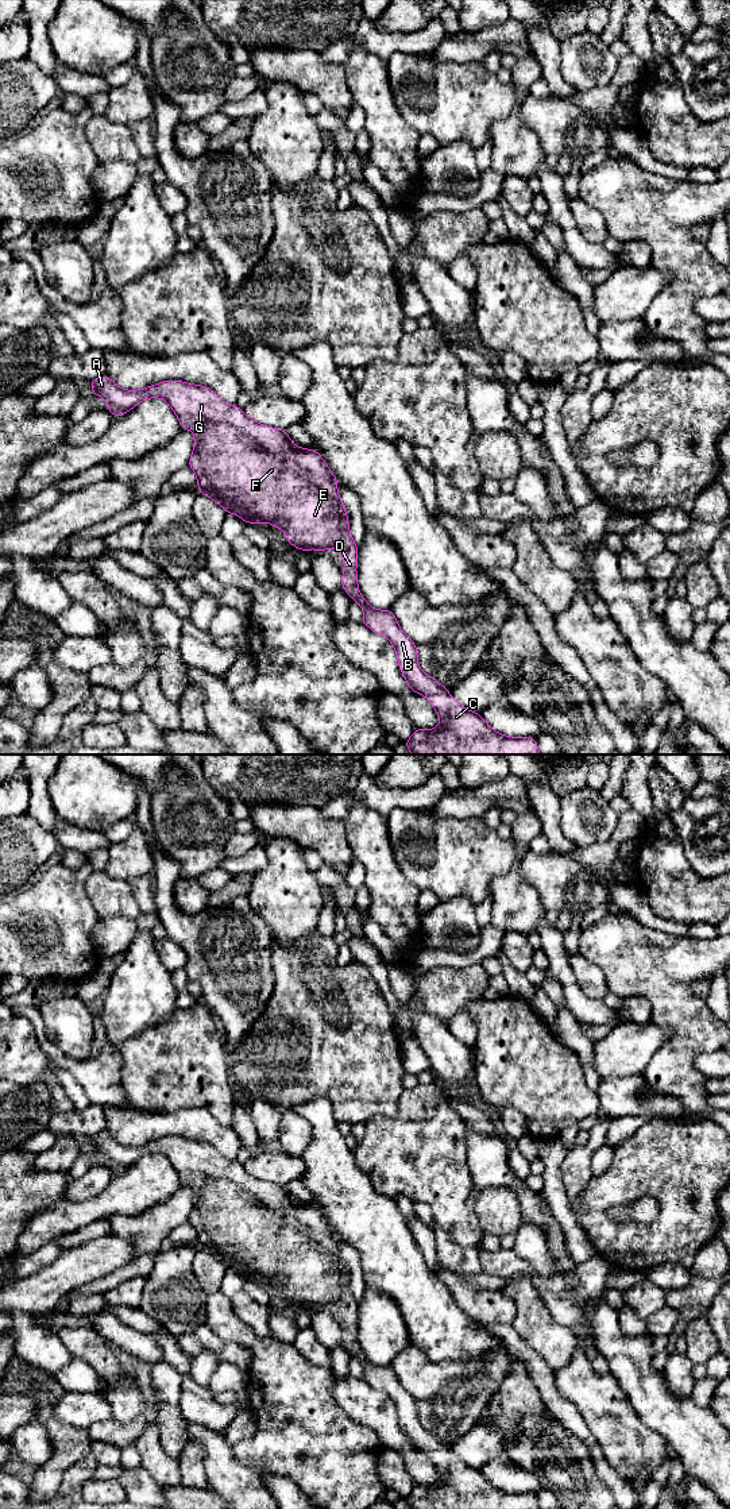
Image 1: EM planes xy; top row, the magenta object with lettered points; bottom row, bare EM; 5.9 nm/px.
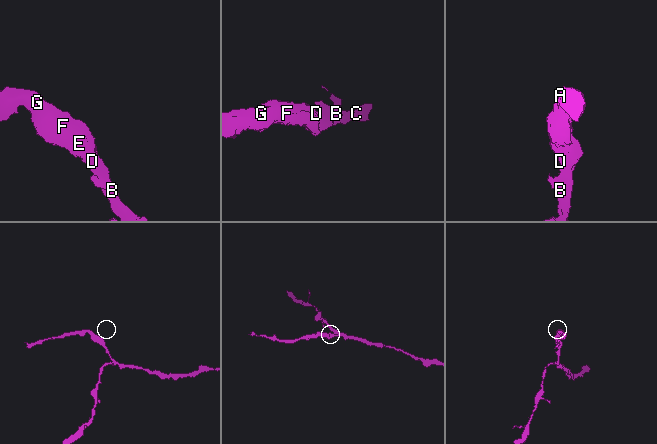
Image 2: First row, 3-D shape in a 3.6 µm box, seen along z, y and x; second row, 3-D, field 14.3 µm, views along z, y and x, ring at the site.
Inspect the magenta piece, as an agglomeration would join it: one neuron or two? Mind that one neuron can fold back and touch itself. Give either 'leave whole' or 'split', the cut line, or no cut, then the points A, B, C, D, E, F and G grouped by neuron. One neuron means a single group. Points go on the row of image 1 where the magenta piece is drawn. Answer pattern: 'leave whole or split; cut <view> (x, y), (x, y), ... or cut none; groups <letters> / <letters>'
leave whole; cut none; groups A B C D E F G

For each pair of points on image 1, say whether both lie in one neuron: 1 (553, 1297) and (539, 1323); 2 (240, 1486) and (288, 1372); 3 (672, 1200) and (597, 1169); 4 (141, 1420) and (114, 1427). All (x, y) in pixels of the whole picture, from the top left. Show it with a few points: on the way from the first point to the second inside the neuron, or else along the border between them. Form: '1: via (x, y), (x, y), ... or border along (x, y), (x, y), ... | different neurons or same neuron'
1: border along (532, 1281), (551, 1315), (570, 1331) | different neurons
2: border along (232, 1447), (234, 1455), (258, 1474) | different neurons
3: border along (614, 1149), (610, 1166), (593, 1177) | different neurons
4: via (134, 1427), (120, 1428) | same neuron

